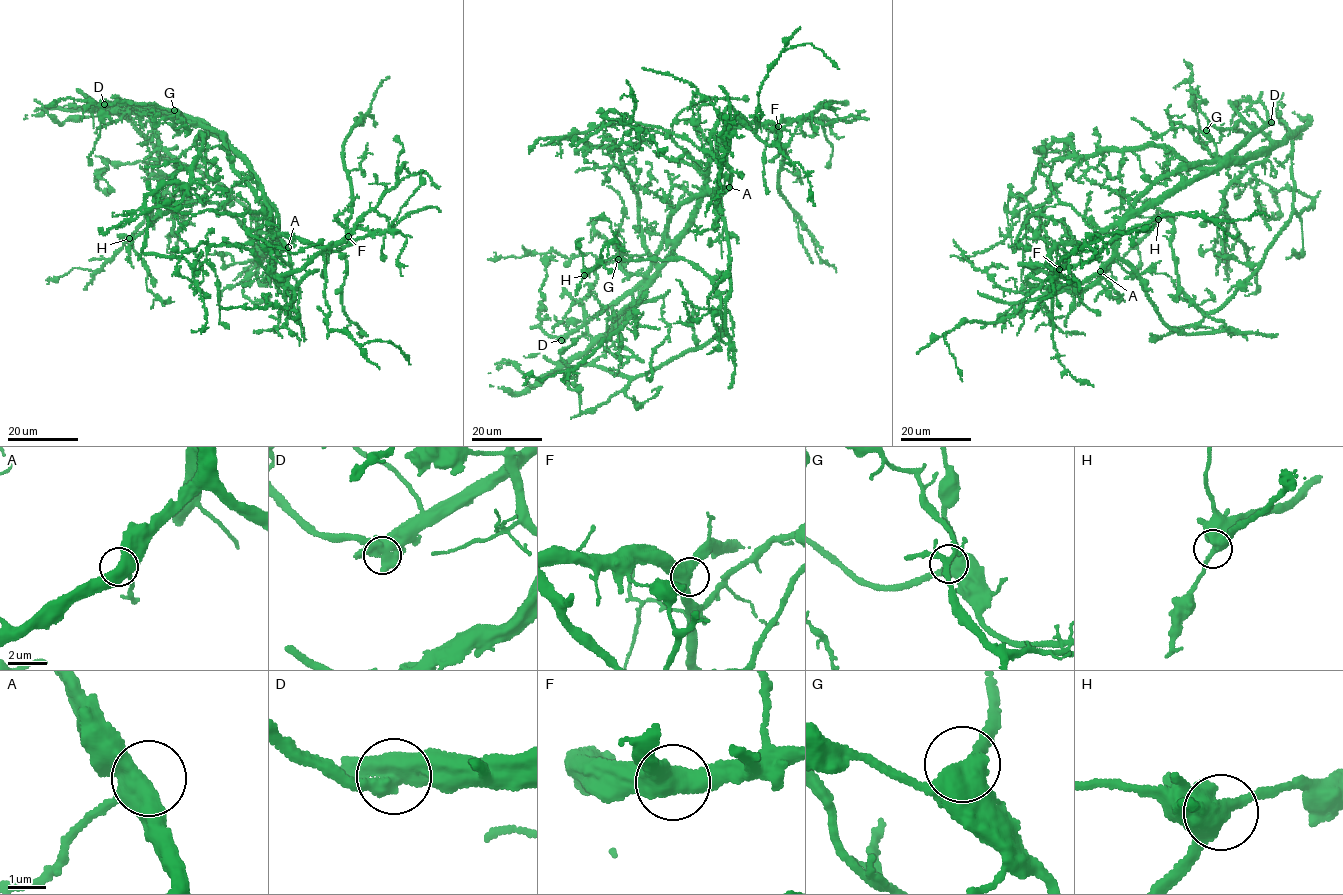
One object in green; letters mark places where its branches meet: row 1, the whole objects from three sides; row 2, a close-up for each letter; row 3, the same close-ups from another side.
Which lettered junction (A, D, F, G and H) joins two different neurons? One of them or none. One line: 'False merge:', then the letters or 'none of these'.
False merge: D

